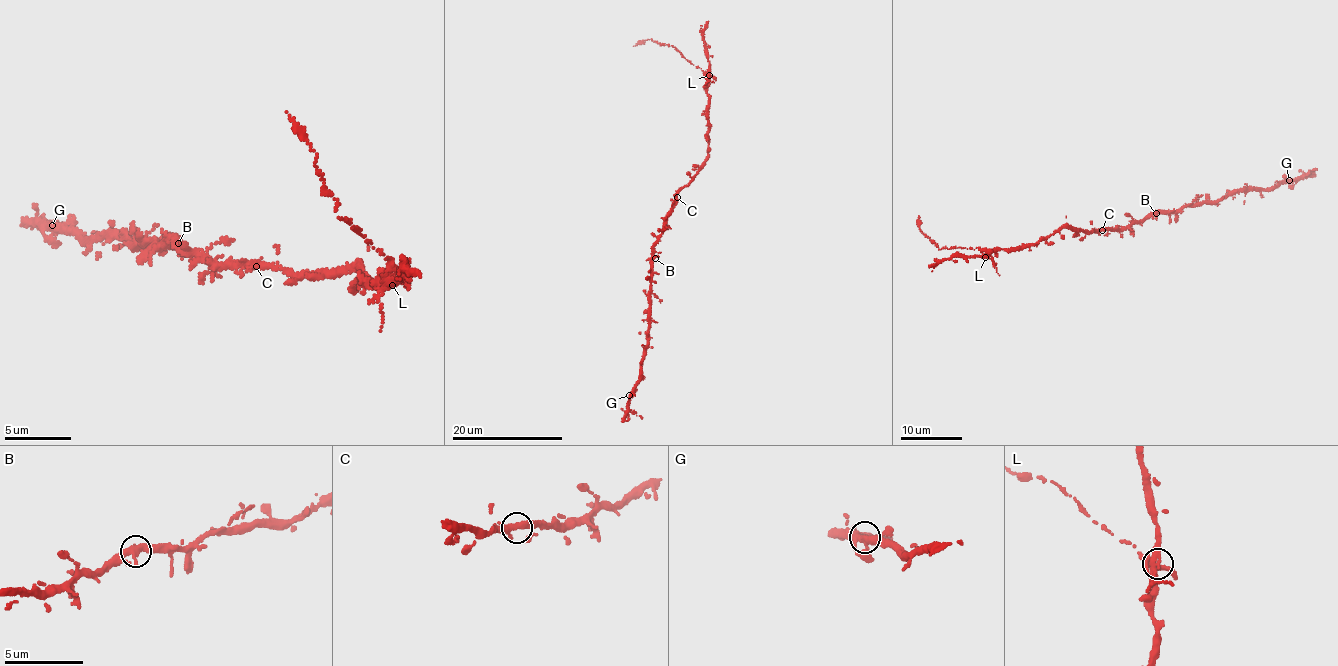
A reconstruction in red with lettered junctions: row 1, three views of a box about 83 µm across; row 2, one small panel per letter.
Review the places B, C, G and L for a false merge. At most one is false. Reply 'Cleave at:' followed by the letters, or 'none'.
Cleave at: L

